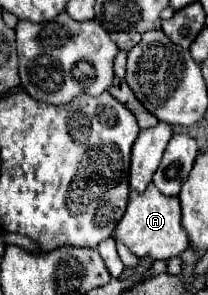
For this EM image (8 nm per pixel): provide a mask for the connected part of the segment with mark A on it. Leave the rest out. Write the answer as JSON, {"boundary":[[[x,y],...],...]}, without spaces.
{"boundary":[[[150,184],[142,194],[132,190],[128,208],[116,226],[116,240],[124,242],[138,258],[152,260],[168,260],[182,254],[188,248],[188,234],[180,224],[180,200],[168,198],[158,192],[154,184]]]}

